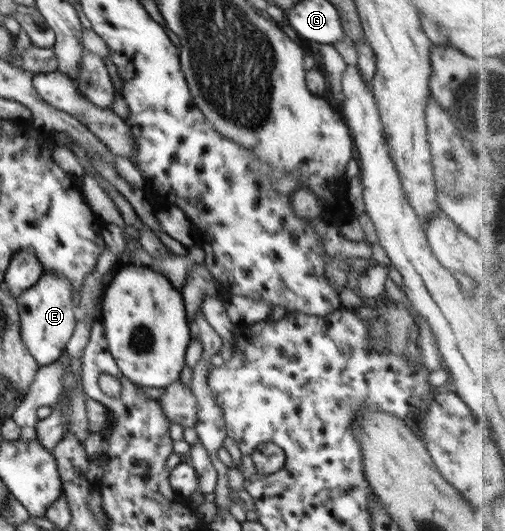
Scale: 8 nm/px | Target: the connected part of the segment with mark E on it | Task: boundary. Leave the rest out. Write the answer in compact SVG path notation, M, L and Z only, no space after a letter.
M45 272L39 282L21 293L16 301L20 311L22 341L27 350L39 366L55 362L64 353L66 344L76 329L79 311L74 306L72 284L60 274Z

